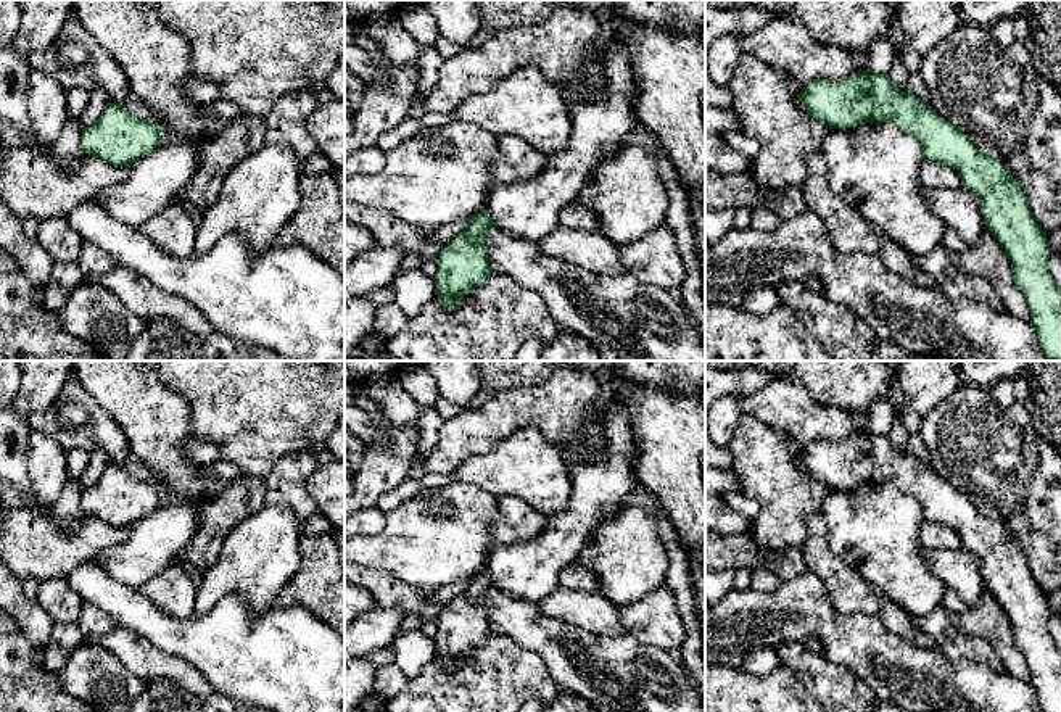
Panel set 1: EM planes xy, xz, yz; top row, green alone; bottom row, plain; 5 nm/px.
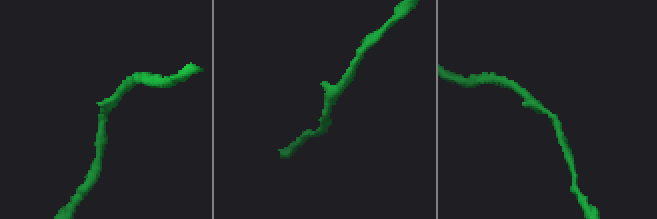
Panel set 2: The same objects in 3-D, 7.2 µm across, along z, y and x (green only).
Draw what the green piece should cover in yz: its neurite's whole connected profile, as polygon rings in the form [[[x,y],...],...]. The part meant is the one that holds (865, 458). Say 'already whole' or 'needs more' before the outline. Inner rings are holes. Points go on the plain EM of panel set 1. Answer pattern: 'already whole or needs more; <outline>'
already whole; [[[866,430],[842,441],[813,440],[797,459],[813,482],[829,490],[890,483],[919,504],[921,520],[956,530],[961,546],[979,559],[987,591],[1011,622],[1042,712],[1061,712],[1061,649],[1050,633],[1047,593],[1003,524],[976,509],[908,448],[897,451],[887,435]]]

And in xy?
already whole; [[[106,464],[101,477],[84,488],[82,512],[116,528],[129,527],[163,503],[159,485],[135,478],[122,464]]]

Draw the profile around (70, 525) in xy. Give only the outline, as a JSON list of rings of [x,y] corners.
[[[37,506],[32,511],[37,515],[42,515],[42,517],[52,520],[53,524],[56,524],[64,533],[76,532],[89,519],[89,515],[82,514],[76,519],[64,520],[55,514],[53,506]]]

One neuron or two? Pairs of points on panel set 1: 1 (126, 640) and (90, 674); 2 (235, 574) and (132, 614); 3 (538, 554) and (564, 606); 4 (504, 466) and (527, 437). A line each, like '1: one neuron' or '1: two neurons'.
1: two neurons
2: two neurons
3: two neurons
4: one neuron

